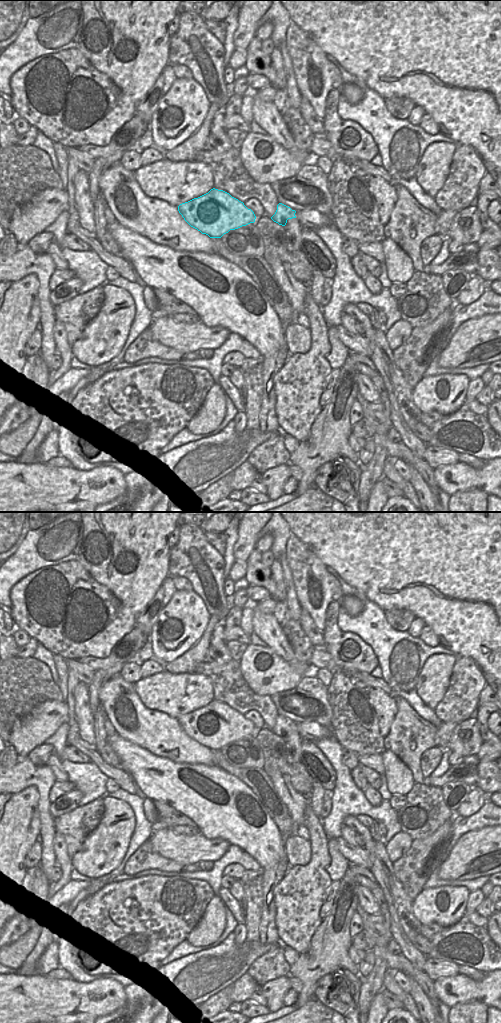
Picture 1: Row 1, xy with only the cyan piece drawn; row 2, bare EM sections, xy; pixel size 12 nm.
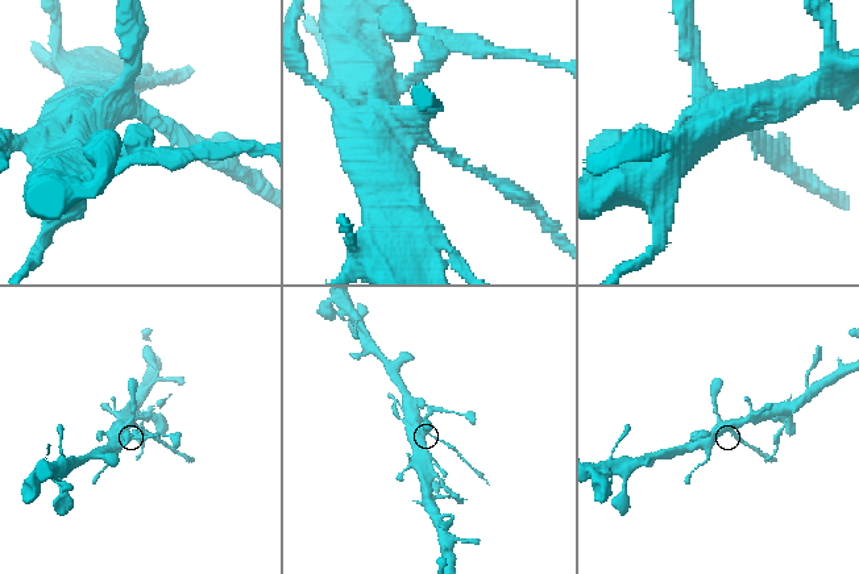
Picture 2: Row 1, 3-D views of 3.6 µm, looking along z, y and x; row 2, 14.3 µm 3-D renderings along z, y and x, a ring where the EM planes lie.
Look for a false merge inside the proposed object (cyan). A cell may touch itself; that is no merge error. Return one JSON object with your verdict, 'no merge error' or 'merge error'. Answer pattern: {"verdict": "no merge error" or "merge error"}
{"verdict": "merge error"}

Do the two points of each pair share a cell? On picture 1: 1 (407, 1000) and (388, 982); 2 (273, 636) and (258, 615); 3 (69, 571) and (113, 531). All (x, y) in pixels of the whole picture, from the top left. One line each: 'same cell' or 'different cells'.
1: same cell
2: same cell
3: different cells

